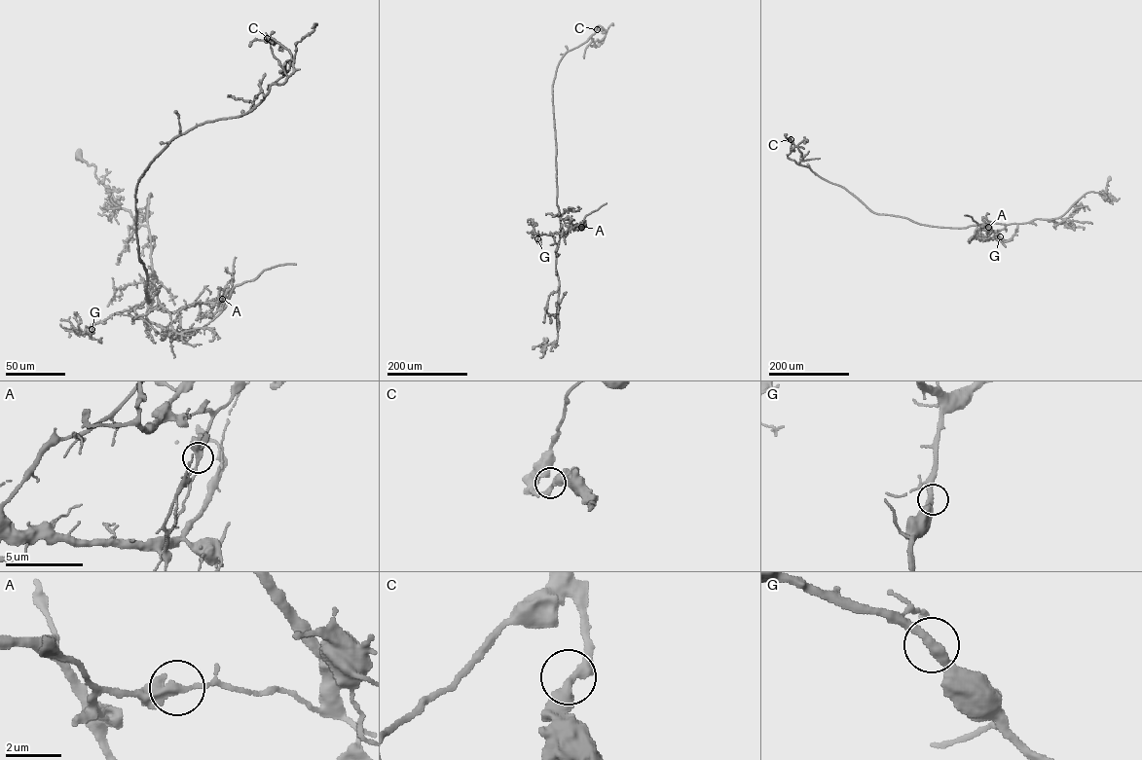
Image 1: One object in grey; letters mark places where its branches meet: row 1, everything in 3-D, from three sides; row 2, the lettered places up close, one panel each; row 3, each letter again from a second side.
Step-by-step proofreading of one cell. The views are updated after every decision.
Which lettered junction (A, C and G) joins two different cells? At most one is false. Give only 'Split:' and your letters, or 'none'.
Split: A

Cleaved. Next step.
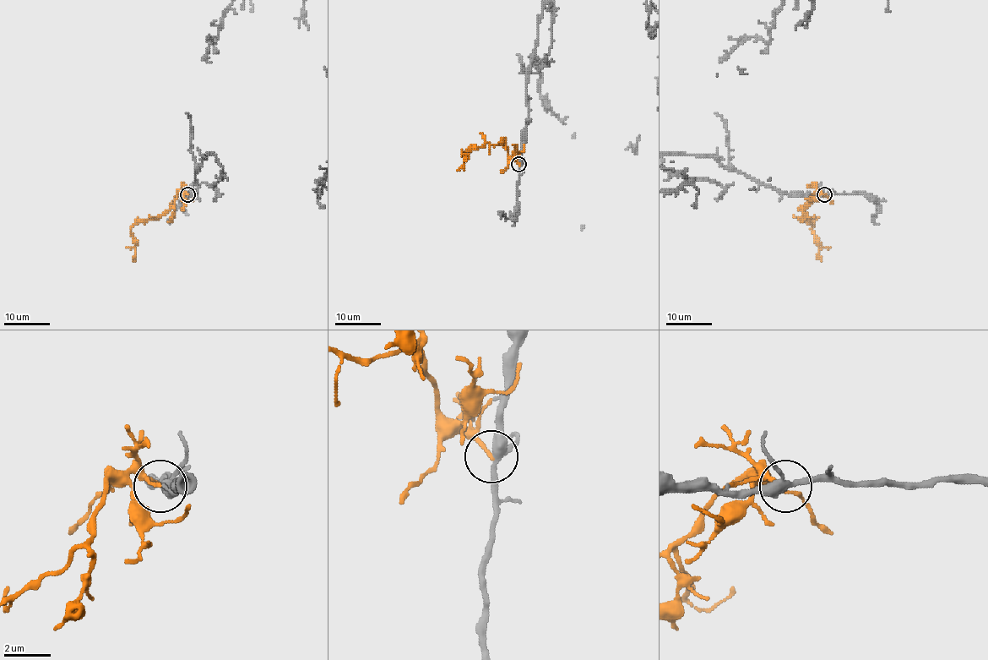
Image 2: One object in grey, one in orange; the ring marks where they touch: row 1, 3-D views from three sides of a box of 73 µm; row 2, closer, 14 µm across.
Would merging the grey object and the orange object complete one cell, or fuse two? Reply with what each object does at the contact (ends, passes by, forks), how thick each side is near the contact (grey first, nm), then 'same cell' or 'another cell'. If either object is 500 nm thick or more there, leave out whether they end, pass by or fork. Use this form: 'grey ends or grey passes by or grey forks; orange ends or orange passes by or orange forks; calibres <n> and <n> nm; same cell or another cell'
grey forks; orange ends; calibres 320 and 170 nm; another cell

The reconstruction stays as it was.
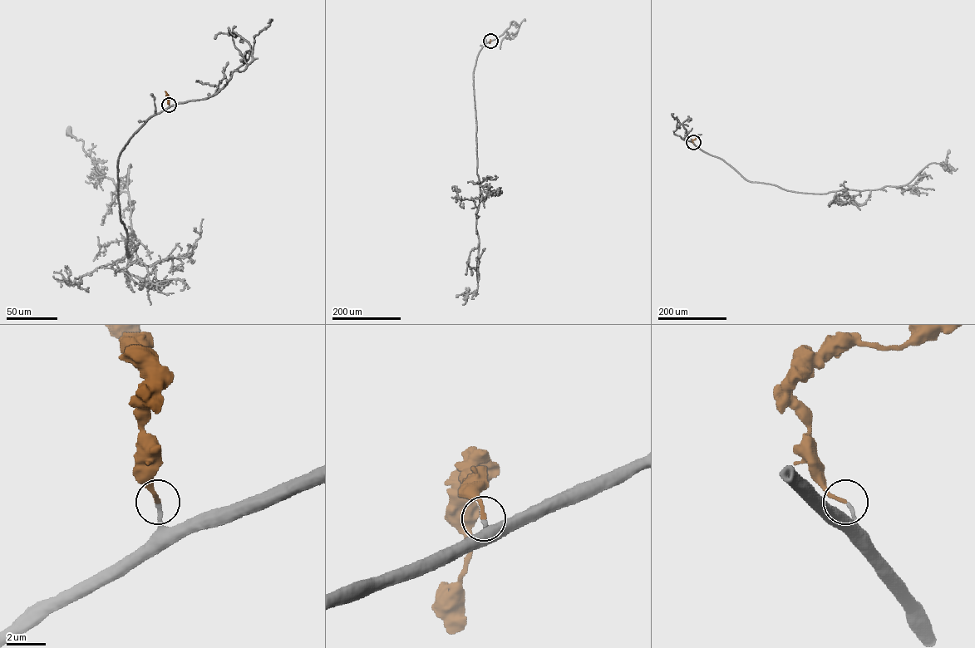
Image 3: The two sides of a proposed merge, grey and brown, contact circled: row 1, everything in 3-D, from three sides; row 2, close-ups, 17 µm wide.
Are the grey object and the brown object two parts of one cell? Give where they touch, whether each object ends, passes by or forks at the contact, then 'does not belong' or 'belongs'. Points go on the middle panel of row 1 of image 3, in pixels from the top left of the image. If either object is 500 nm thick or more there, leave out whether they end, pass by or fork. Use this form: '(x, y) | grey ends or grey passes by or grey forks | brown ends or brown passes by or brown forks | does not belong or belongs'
(490, 41) | grey ends | brown ends | belongs

